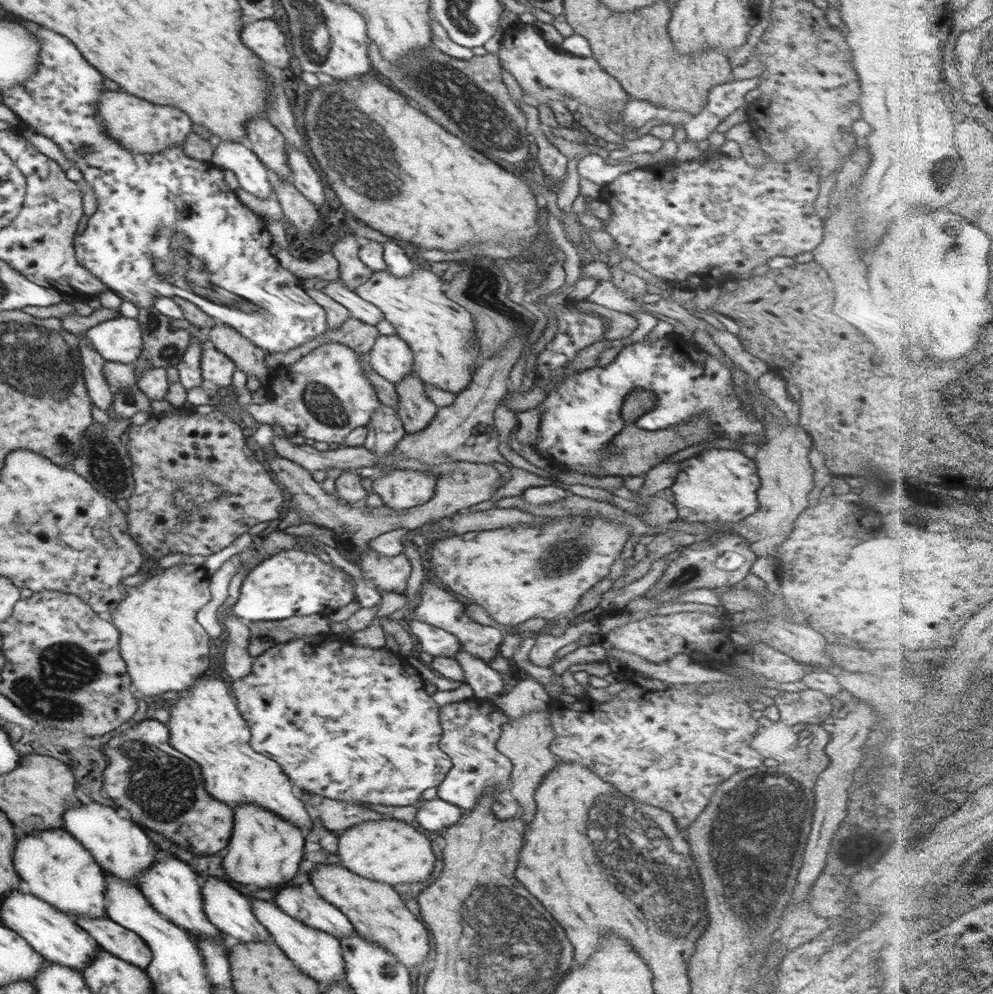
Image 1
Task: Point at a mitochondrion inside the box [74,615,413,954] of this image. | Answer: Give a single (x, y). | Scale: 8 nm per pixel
(171, 792)

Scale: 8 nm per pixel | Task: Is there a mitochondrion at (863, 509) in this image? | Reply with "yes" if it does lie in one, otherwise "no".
no

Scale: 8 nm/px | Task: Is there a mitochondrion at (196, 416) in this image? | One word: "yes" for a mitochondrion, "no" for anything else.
no

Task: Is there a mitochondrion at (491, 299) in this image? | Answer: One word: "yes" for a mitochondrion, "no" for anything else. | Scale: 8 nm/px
yes

